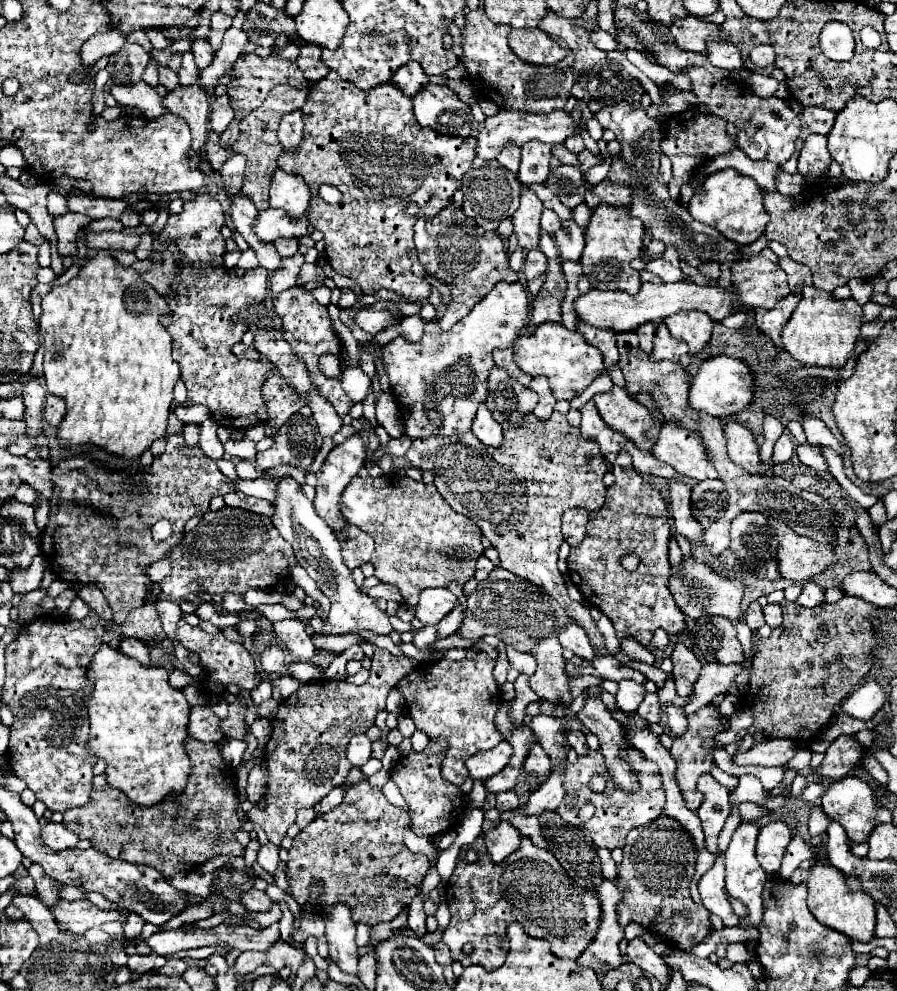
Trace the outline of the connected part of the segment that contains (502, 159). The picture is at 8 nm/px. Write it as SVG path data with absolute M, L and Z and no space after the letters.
M507 147L507 151L501 151L501 155L497 157L497 161L505 165L513 175L517 175L519 171L519 151L519 147Z

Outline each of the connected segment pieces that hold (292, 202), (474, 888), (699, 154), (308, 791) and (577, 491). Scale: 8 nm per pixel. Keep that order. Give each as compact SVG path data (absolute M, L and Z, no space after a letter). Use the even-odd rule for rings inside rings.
M277 169L271 177L271 189L269 189L269 207L289 211L289 215L299 217L309 207L309 187L305 187L305 181L299 175L285 173Z
M481 837L471 845L461 847L457 867L445 887L445 903L449 905L451 921L443 933L443 943L449 947L453 961L459 961L463 967L481 965L487 971L503 965L501 961L489 961L487 957L503 953L507 927L513 921L517 921L529 937L547 939L551 943L551 953L559 959L577 959L595 939L601 923L599 893L573 883L553 853L535 847L529 839L523 839L521 849L503 863L487 861L487 847ZM469 849L479 853L477 863L463 861ZM465 941L475 947L471 955L461 951Z
M687 109L679 115L671 115L667 119L667 125L663 123L663 139L661 139L661 151L671 159L673 163L673 179L669 183L669 197L673 201L679 199L679 191L681 185L685 185L689 181L689 177L695 173L695 167L699 167L701 163L709 161L711 157L729 153L731 149L737 147L737 143L727 135L725 131L727 123L715 115L709 113L701 113L699 109Z
M377 649L373 655L371 675L363 685L357 687L349 681L321 679L317 683L305 683L297 693L279 703L271 739L263 755L269 769L267 793L263 795L267 809L251 807L247 813L247 819L259 825L271 843L281 843L287 827L295 823L299 809L315 807L331 789L339 787L347 779L351 771L351 763L347 761L347 743L353 735L365 733L375 723L375 715L385 709L387 693L417 665L415 659L395 657L385 649Z
M533 413L523 415L523 425L503 423L503 443L499 447L487 447L475 435L469 433L455 433L451 437L431 435L427 439L415 439L411 449L405 455L409 463L417 469L431 471L435 477L437 491L447 499L447 503L461 515L471 517L489 543L497 549L501 567L539 585L547 595L557 599L559 605L565 607L565 613L581 625L589 637L589 643L595 649L605 647L605 639L599 633L591 613L581 603L573 601L567 595L563 575L557 569L557 551L563 543L561 535L561 517L567 509L587 509L599 511L605 503L605 483L603 475L607 473L605 457L599 451L599 445L591 439L583 439L581 431L571 427L561 413L553 413L549 419L541 421Z

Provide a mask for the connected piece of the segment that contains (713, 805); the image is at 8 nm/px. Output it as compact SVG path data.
M705 775L703 779L699 779L699 789L705 795L703 805L699 807L697 815L701 819L701 827L705 831L705 841L707 841L707 851L713 855L719 855L719 847L717 847L717 837L723 829L723 823L729 815L729 791L713 777Z

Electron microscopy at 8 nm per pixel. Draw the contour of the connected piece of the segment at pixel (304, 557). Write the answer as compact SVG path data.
M285 477L279 485L279 495L275 501L273 525L281 533L285 541L291 543L295 551L295 559L309 573L309 577L317 583L319 591L331 601L329 615L323 621L323 635L349 635L357 631L373 631L375 635L391 635L393 627L385 611L381 611L375 599L367 597L353 581L351 569L343 563L341 545L333 529L317 517L313 503L301 493L299 483L291 477Z

